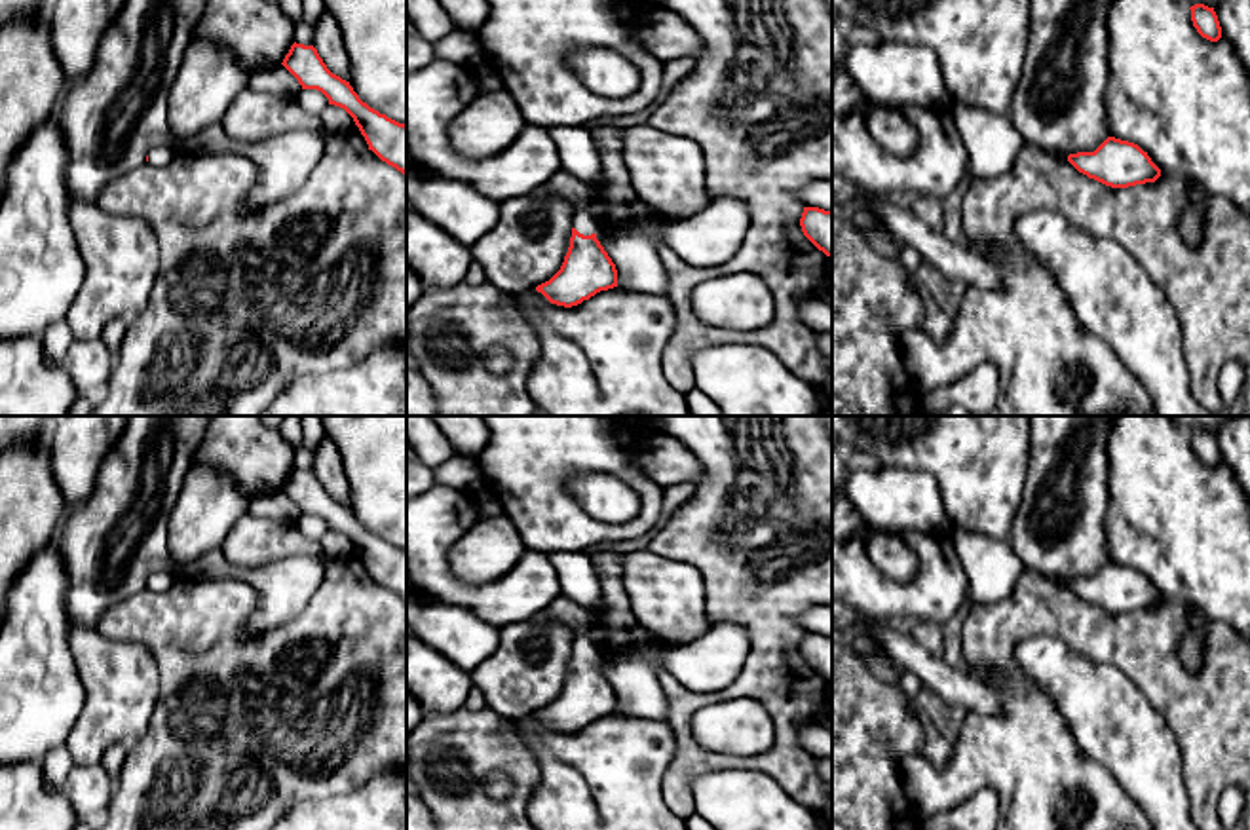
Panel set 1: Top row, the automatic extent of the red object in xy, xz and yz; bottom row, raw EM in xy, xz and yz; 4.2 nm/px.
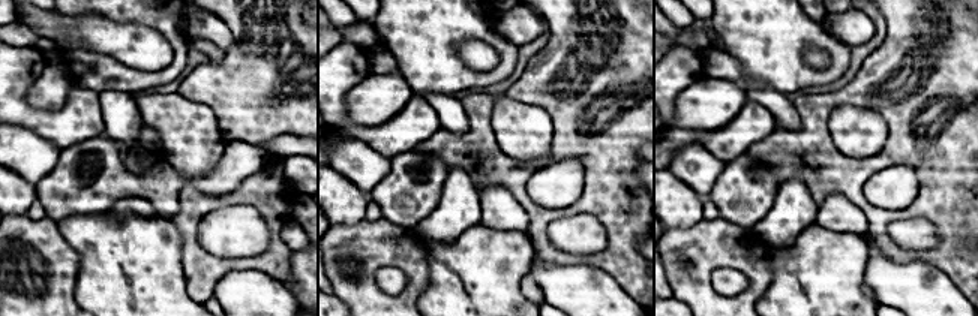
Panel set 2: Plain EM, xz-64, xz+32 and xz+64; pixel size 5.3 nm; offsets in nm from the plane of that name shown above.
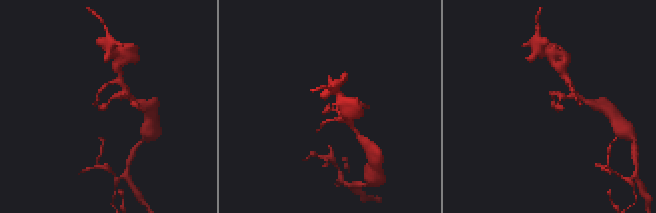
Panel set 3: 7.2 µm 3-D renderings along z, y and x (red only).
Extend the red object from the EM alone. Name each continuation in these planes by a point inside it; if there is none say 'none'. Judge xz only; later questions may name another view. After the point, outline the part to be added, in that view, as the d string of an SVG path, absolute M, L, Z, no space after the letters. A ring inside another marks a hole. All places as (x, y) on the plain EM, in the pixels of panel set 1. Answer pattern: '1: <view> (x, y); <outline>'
1: xz (584, 648); M579 634L574 638L572 651L583 661L595 659L598 667L602 663L600 650L593 644L587 634Z

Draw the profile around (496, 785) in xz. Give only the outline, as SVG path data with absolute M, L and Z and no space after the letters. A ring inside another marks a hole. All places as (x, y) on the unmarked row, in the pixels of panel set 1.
M490 773L484 777L483 786L494 800L507 800L513 794L513 783L503 773Z

